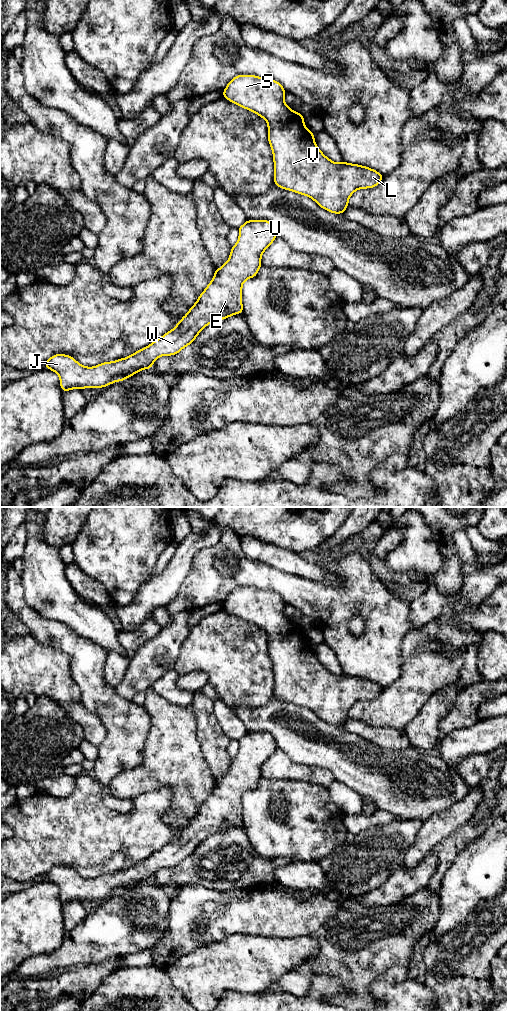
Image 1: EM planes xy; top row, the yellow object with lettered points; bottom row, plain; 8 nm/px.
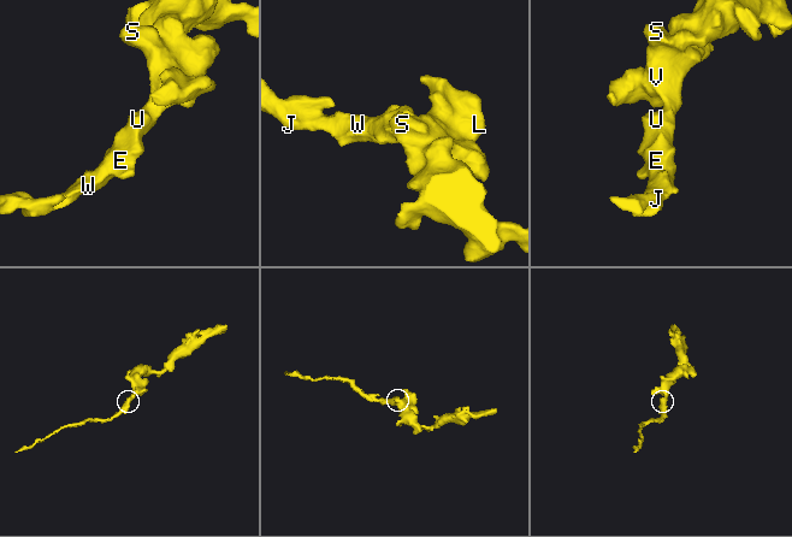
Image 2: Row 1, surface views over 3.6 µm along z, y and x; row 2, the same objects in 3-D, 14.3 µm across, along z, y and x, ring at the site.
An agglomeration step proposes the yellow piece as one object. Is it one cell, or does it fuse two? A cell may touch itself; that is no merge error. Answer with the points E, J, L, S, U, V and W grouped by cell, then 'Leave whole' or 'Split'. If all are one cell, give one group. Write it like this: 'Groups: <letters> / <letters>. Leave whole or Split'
Groups: E J L S U V W. Leave whole

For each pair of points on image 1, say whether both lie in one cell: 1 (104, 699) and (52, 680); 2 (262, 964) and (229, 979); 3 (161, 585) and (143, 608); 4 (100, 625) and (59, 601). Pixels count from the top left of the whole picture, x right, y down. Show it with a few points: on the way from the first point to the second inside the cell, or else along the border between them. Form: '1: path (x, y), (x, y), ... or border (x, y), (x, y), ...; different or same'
1: border (70, 668), (80, 701), (90, 711); different
2: path (254, 964), (244, 964), (237, 971); same
3: path (155, 591), (145, 602); same
4: path (90, 621), (69, 609); same

